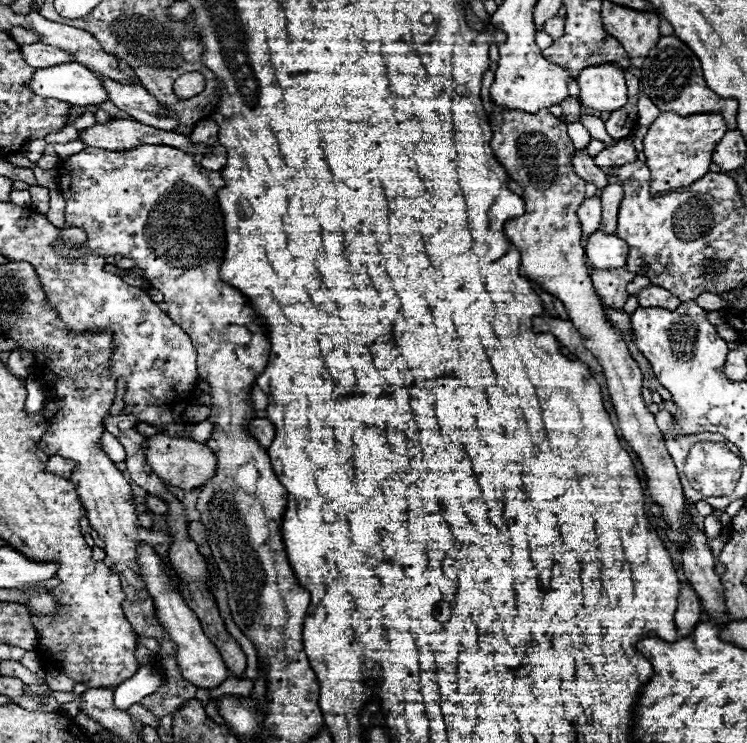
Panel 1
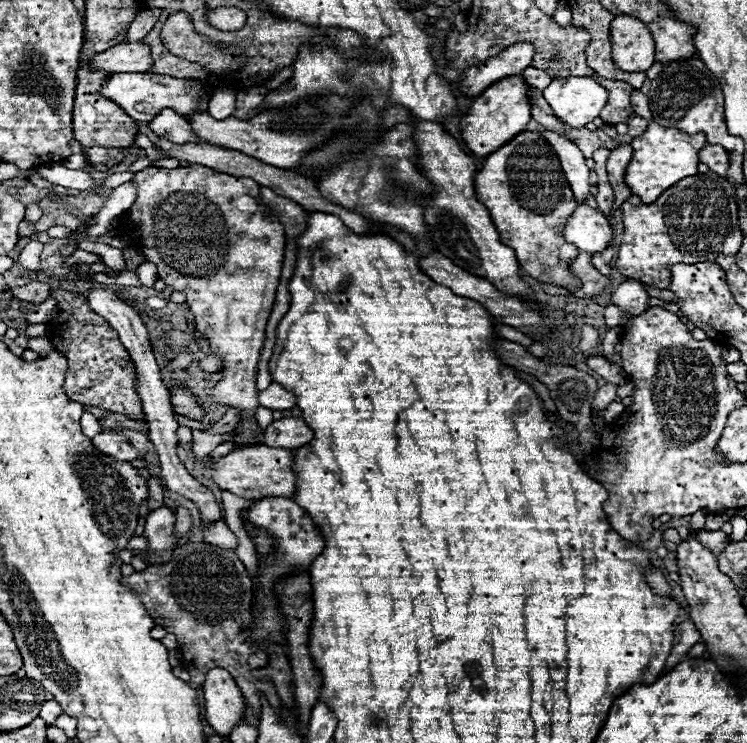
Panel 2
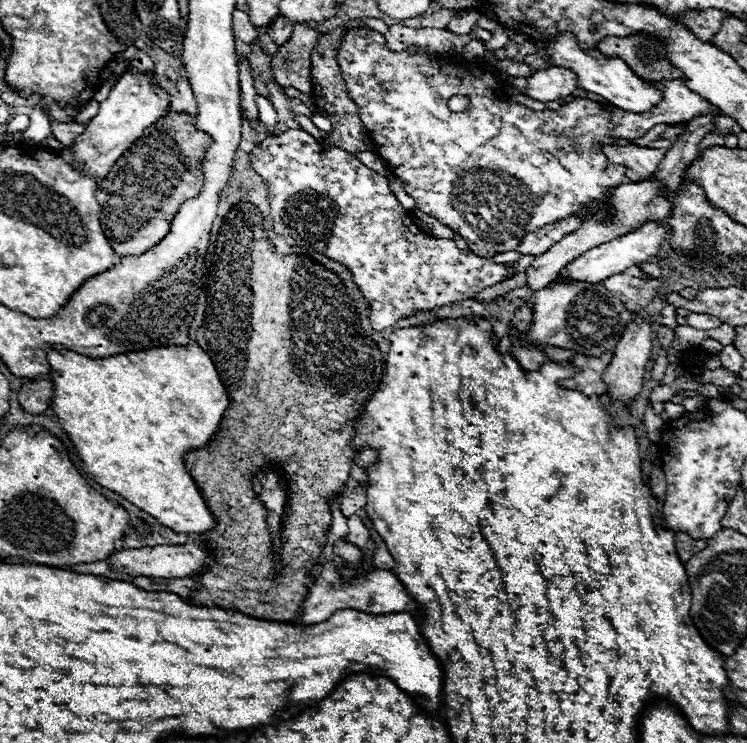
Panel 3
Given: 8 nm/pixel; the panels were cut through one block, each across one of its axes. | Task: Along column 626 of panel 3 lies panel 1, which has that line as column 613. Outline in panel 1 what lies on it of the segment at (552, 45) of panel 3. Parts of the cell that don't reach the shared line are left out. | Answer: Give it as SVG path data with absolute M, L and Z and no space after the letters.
M612 64L584 68L578 78L578 100L584 108L614 112L626 104L624 72Z

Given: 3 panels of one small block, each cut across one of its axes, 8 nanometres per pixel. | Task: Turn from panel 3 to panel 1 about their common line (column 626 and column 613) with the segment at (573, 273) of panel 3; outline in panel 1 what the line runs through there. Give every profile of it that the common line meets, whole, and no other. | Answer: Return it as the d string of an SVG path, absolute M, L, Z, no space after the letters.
M596 232L586 240L586 256L592 268L622 268L628 258L628 244L616 234Z

